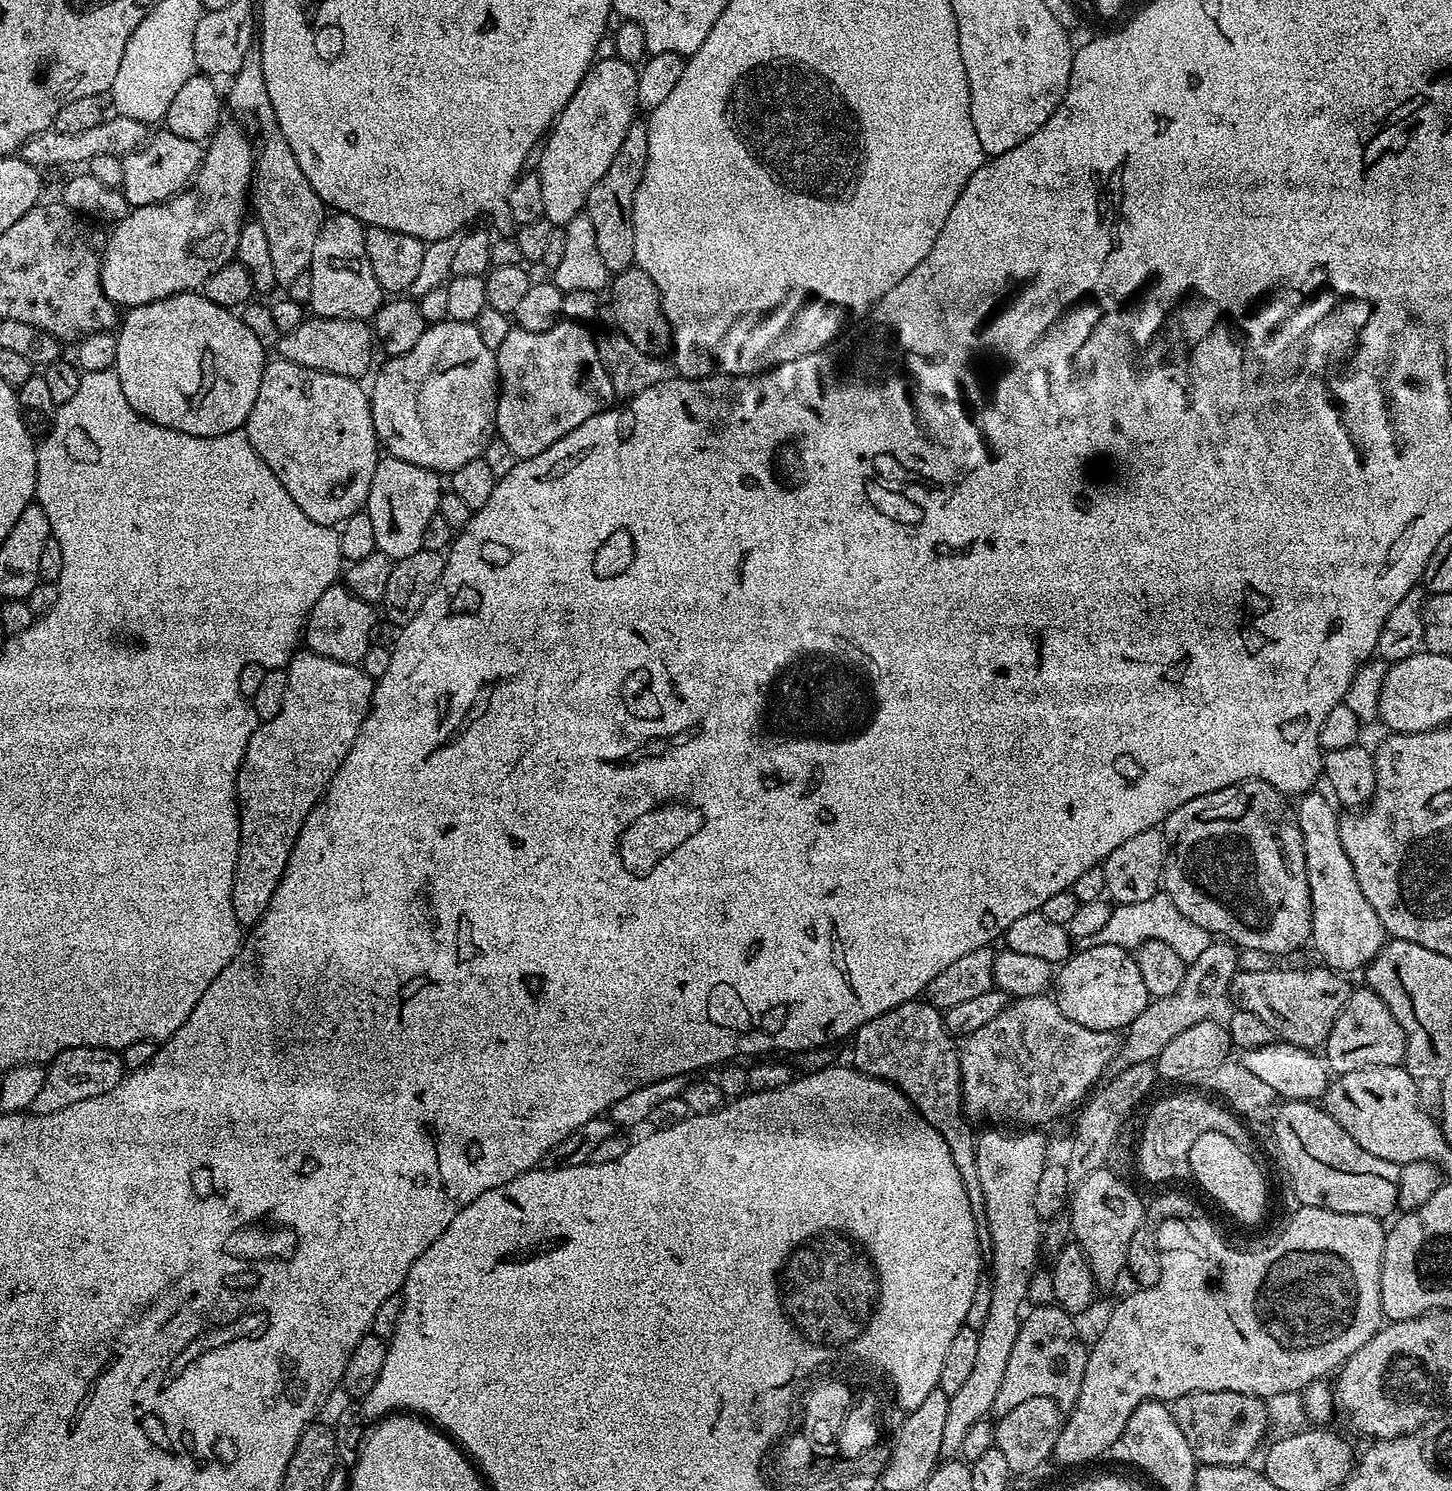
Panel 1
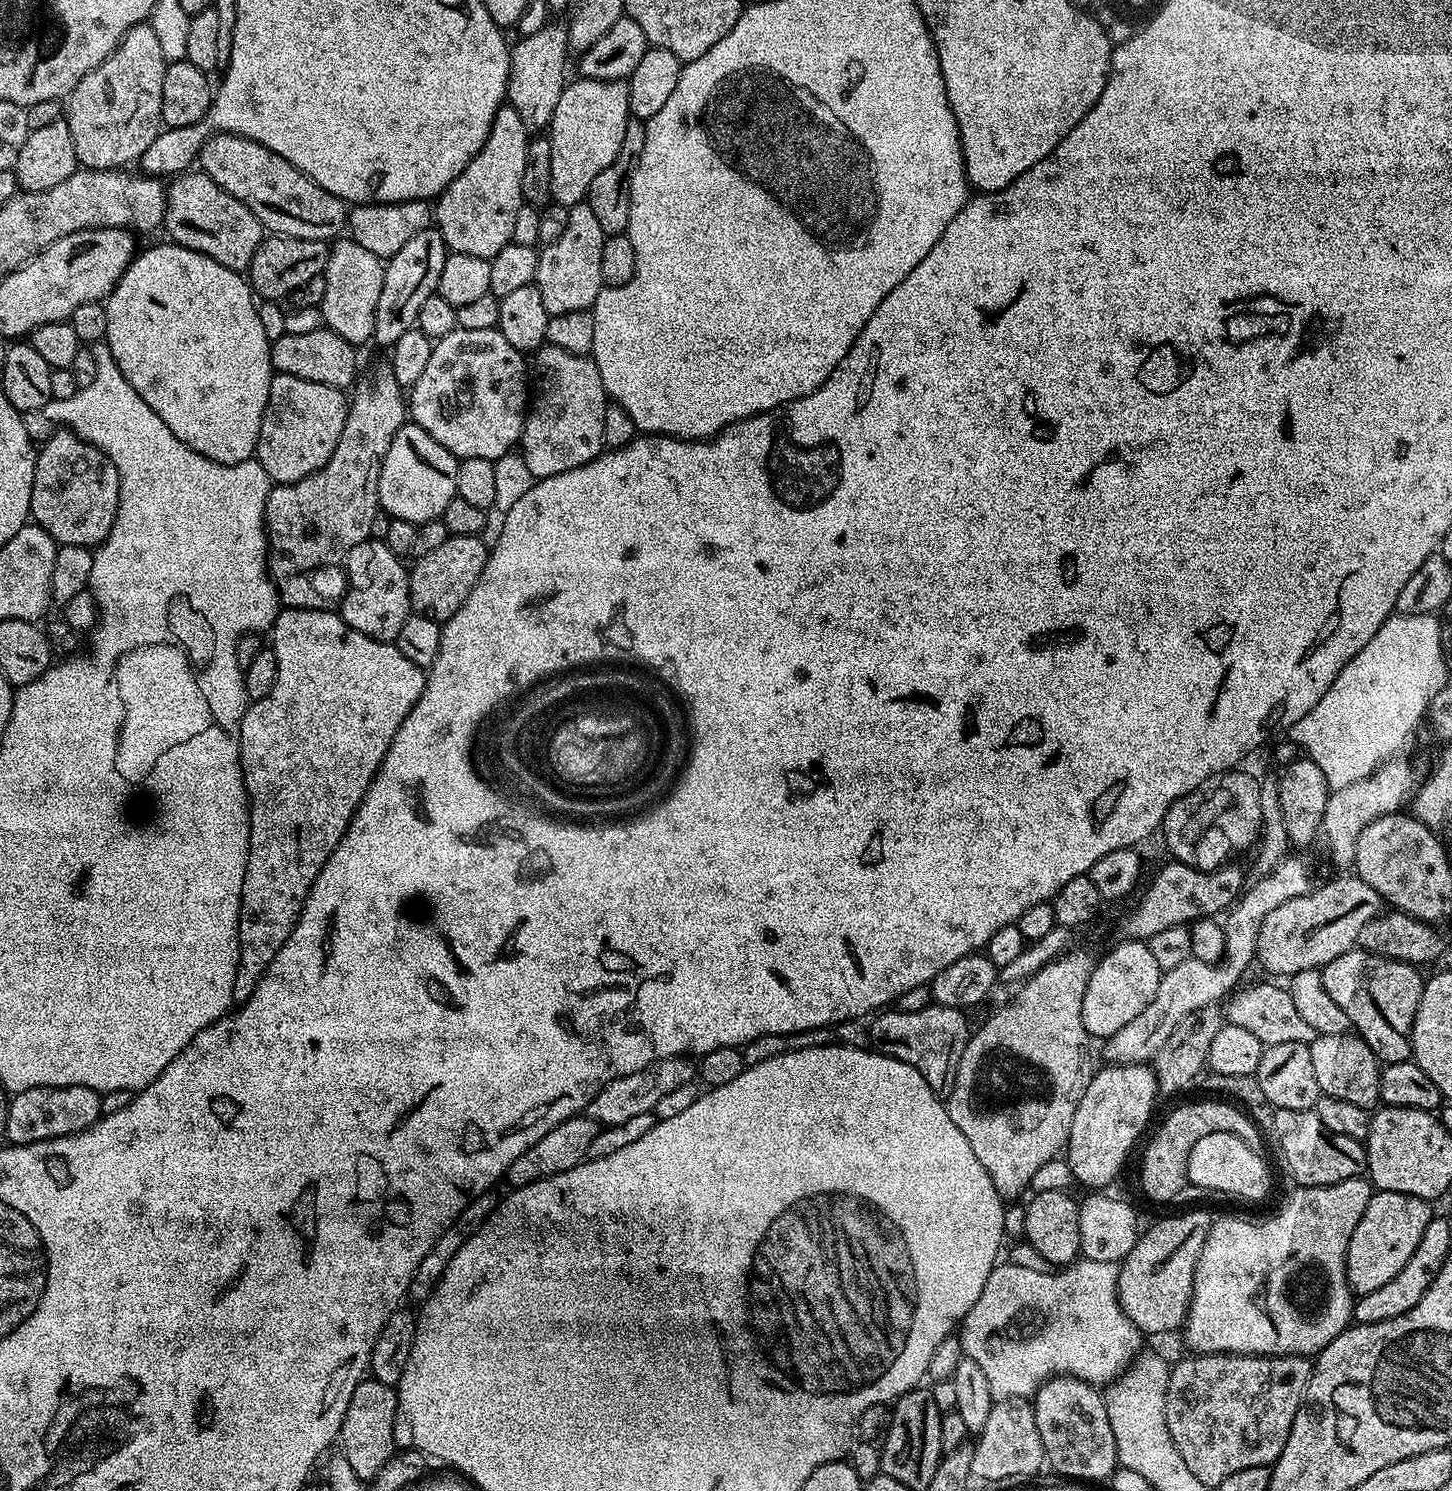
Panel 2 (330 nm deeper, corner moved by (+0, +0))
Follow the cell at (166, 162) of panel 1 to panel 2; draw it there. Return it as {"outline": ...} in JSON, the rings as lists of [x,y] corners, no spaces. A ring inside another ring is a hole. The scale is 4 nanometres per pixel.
{"outline":[[[199,170],[177,175],[167,185],[162,228],[172,235],[169,236],[171,243],[206,254],[214,258],[214,262],[222,262],[222,266],[239,273],[247,269],[254,258],[254,250],[258,250],[266,235],[264,225],[246,205],[219,188],[205,172]]]}

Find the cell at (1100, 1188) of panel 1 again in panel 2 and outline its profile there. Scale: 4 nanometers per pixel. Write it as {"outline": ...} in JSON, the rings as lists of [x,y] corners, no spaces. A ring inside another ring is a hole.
{"outline":[[[1147,1063],[1112,1064],[1095,1073],[1086,1086],[1086,1094],[1082,1094],[1082,1102],[1078,1102],[1078,1110],[1074,1110],[1074,1122],[1070,1122],[1070,1134],[1066,1145],[1068,1168],[1072,1176],[1080,1184],[1086,1184],[1090,1190],[1104,1190],[1107,1184],[1119,1174],[1136,1144],[1136,1139],[1144,1132],[1148,1119],[1152,1116],[1152,1107],[1156,1104],[1158,1089],[1156,1073]]]}

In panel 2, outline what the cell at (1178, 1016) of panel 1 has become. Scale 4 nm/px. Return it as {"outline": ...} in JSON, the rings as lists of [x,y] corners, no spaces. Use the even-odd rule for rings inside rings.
{"outline":[[[1340,874],[1337,880],[1332,880],[1321,888],[1313,887],[1306,896],[1282,902],[1276,910],[1270,910],[1270,914],[1262,918],[1256,939],[1256,960],[1266,971],[1284,978],[1291,978],[1296,972],[1304,970],[1323,969],[1325,964],[1334,962],[1334,958],[1353,951],[1357,947],[1358,933],[1362,926],[1381,915],[1381,912],[1382,901],[1377,892],[1370,890],[1370,886],[1366,886],[1366,882],[1354,874]]]}

